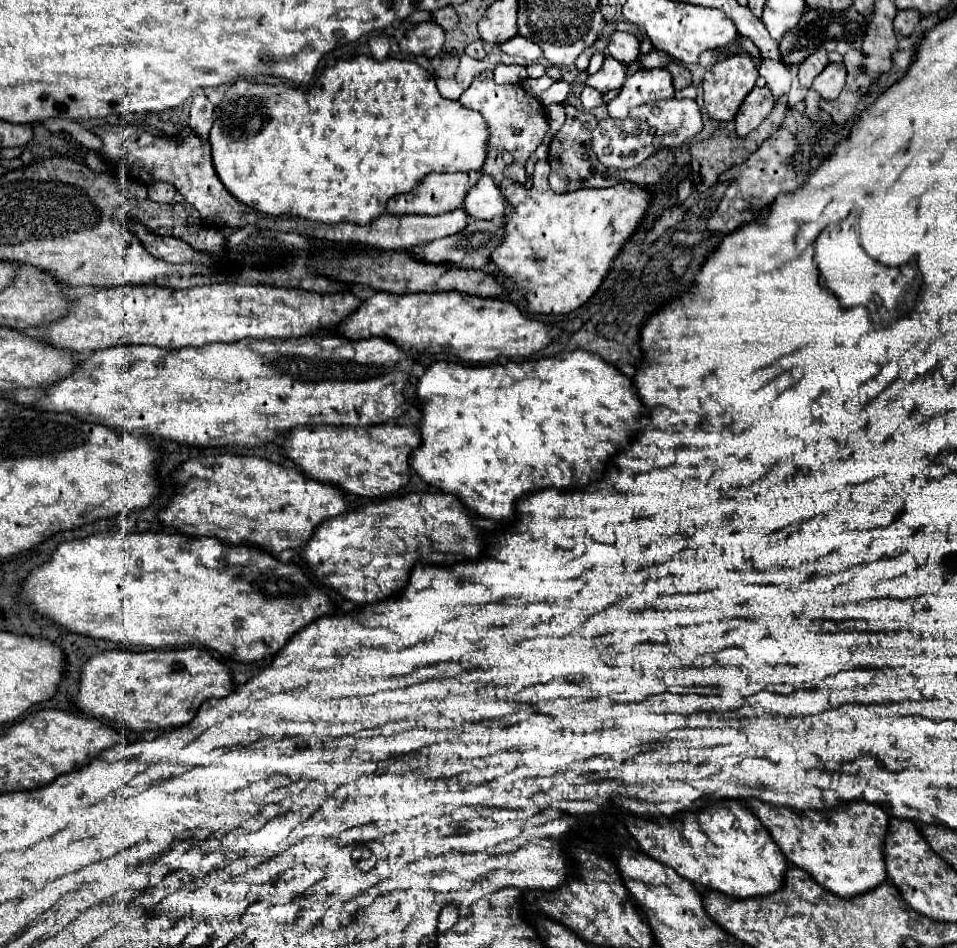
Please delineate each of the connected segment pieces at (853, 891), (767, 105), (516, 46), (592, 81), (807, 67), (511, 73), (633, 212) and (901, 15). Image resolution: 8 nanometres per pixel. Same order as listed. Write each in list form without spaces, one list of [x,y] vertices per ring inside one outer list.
[[[747,801],[747,805],[769,829],[783,855],[793,865],[807,871],[817,883],[821,883],[821,887],[833,891],[833,895],[861,895],[879,887],[887,879],[883,847],[889,829],[889,815],[879,805],[853,801],[825,811],[795,811],[761,801]]]
[[[753,87],[753,91],[741,103],[735,115],[735,131],[737,135],[747,135],[761,125],[761,121],[771,113],[775,105],[773,93],[767,87]]]
[[[517,35],[517,37],[501,43],[499,47],[501,47],[505,53],[509,53],[509,55],[523,57],[527,63],[543,61],[543,55],[541,55],[541,49],[537,47],[537,43],[533,43],[531,39],[525,39],[523,35]]]
[[[605,57],[603,67],[595,75],[589,75],[585,83],[599,89],[601,93],[607,93],[607,91],[617,89],[617,87],[623,85],[625,69],[627,69],[627,65],[623,65],[621,61],[617,61],[613,57]]]
[[[817,49],[813,55],[809,55],[801,65],[799,65],[799,83],[803,87],[811,87],[813,79],[821,73],[821,69],[829,63],[827,59],[827,51],[825,49]]]
[[[497,65],[493,73],[497,83],[521,83],[527,79],[527,69],[523,65]]]
[[[537,161],[531,189],[513,181],[501,183],[505,205],[507,205],[507,211],[503,217],[505,235],[501,243],[493,249],[491,261],[497,267],[497,275],[513,279],[515,287],[525,293],[527,309],[531,313],[561,315],[581,307],[597,291],[597,287],[601,285],[603,277],[611,267],[613,257],[619,253],[623,243],[631,237],[631,233],[641,223],[645,209],[651,201],[651,195],[645,189],[631,185],[629,181],[619,181],[609,189],[567,191],[565,195],[557,195],[549,187],[547,177],[549,177],[549,163]]]
[[[905,9],[905,11],[897,11],[895,19],[893,19],[893,27],[895,27],[895,33],[899,37],[907,37],[913,33],[915,25],[919,21],[919,11],[913,11],[913,9]]]

